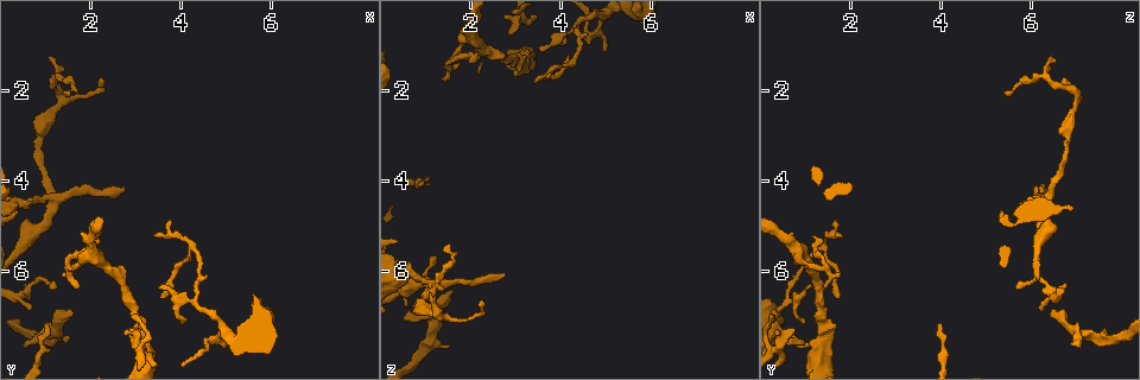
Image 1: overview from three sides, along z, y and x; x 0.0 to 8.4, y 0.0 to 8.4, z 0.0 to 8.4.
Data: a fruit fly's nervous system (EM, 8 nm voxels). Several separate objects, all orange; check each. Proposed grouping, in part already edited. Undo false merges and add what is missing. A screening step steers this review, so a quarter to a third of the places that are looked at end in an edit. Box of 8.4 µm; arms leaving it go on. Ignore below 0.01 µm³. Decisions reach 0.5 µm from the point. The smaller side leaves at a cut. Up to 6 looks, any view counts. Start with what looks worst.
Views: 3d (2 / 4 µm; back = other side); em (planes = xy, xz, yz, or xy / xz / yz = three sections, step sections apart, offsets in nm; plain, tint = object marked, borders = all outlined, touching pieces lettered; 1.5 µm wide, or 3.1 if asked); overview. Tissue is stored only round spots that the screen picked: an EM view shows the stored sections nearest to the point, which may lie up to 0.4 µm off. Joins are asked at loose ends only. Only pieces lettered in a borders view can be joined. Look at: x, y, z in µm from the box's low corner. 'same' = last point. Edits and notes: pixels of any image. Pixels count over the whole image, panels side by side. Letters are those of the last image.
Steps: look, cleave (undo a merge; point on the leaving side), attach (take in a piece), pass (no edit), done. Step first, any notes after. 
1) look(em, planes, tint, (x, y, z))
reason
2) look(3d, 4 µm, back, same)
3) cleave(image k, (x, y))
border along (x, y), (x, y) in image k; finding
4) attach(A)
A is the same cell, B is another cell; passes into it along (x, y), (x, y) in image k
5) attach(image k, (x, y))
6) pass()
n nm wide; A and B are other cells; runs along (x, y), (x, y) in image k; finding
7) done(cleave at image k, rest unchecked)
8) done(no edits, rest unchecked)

look(em, xy, step 8, borders, (1.60, 7.00, 6.40))
free end

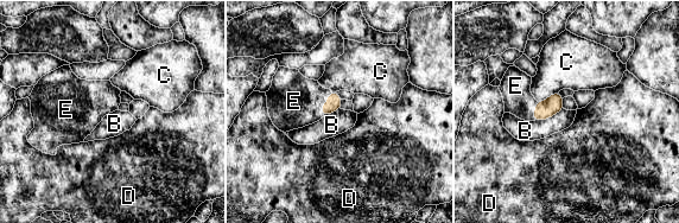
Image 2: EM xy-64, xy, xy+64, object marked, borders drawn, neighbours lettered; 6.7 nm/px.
attach(E)
E is the same cell, B, C and D are other cells; passes into it along (332, 104), (325, 103), (293, 101) in image 2; it goes on there

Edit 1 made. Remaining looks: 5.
look(em, xz, step 8, tint, (4.90, 7.40, 0.55))
three arms meet

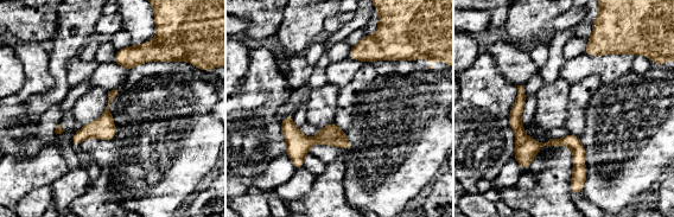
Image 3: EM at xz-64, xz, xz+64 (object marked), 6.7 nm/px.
look(em, planes, tint, same)

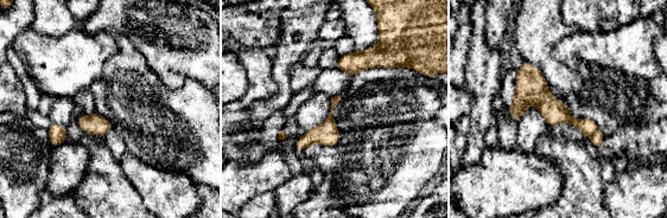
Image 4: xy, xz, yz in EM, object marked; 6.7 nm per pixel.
look(em, planes, borders, same)

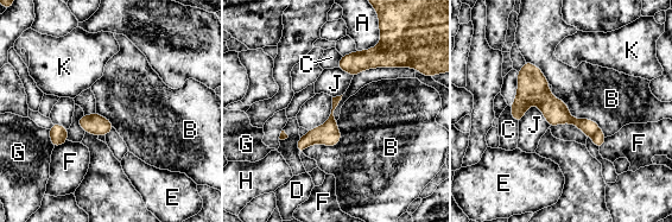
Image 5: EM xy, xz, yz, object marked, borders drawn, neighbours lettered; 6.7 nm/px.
cleave(image 5, (598, 138))
A, B, C, D, E, F, G, H, J and K are other cells; border along (600, 129), (591, 137) in image 5; a second neuron is stuck on

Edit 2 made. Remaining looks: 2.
look(3d, 2 µm, (1.40, 2.20, 7.00))
a fork

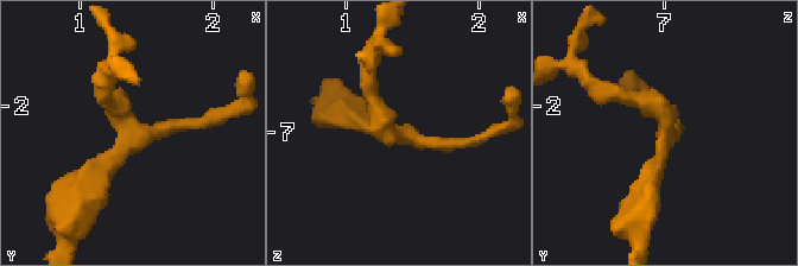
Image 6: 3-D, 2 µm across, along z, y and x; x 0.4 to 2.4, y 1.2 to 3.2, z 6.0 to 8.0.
look(em, planes, borders, (1.38, 2.22, 6.98))
need the tissue

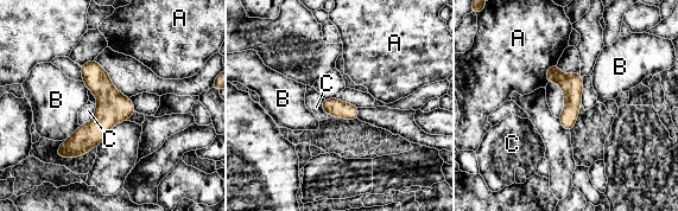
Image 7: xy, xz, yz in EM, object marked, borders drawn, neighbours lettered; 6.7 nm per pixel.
pass()
120 nm wide; A, B and C are other cells; border along (95, 110), (92, 119), (86, 123) in image 7; all the same neuron

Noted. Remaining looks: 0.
done(attach at image 2, cleave at image 5, rest unchecked)

